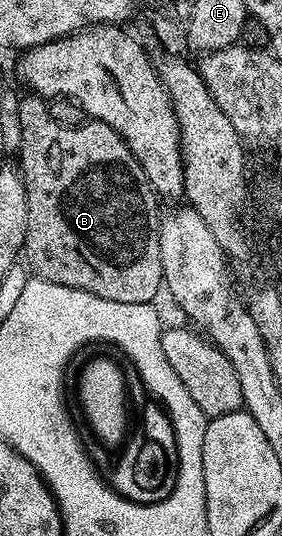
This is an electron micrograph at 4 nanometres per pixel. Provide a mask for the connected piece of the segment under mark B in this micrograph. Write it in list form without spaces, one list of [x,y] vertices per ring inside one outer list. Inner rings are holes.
[[[34,93],[24,94],[19,99],[20,123],[21,123],[21,145],[17,152],[19,164],[18,170],[23,176],[23,184],[27,189],[29,197],[29,225],[25,229],[25,241],[23,251],[25,259],[31,262],[31,267],[36,276],[57,285],[69,285],[73,289],[81,289],[85,293],[93,293],[97,297],[105,297],[105,301],[121,301],[122,303],[155,303],[160,291],[164,290],[163,270],[161,269],[161,233],[159,232],[159,221],[161,210],[155,202],[157,196],[155,188],[147,179],[143,166],[137,161],[135,154],[129,149],[129,145],[109,125],[105,125],[99,119],[83,121],[76,127],[66,127],[58,123],[51,116],[51,111],[46,102]]]

